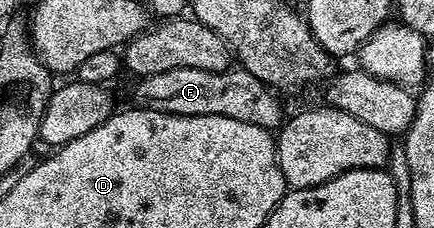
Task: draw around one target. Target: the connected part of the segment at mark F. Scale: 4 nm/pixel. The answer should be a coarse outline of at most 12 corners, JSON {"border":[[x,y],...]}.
{"border":[[242,67],[140,78],[136,106],[276,130],[280,99]]}

